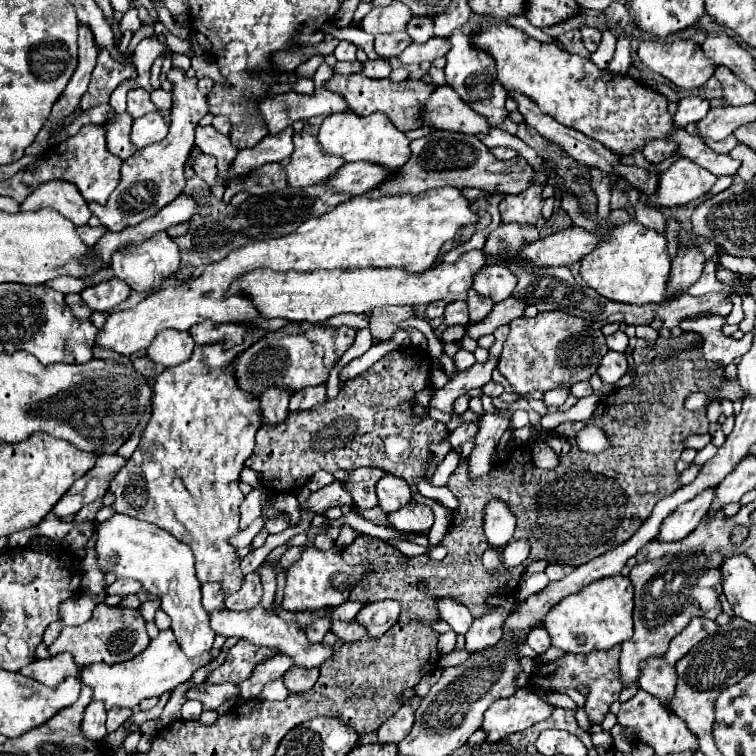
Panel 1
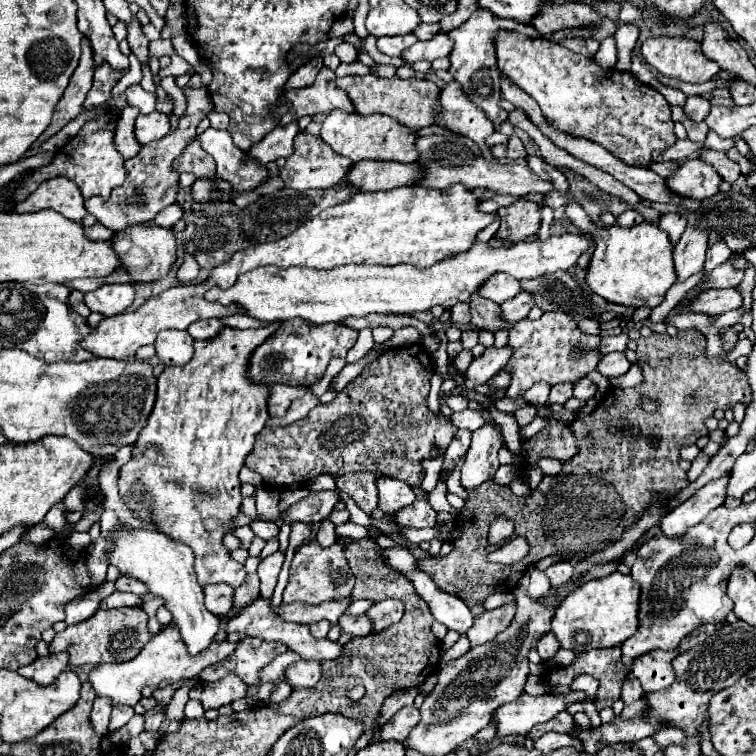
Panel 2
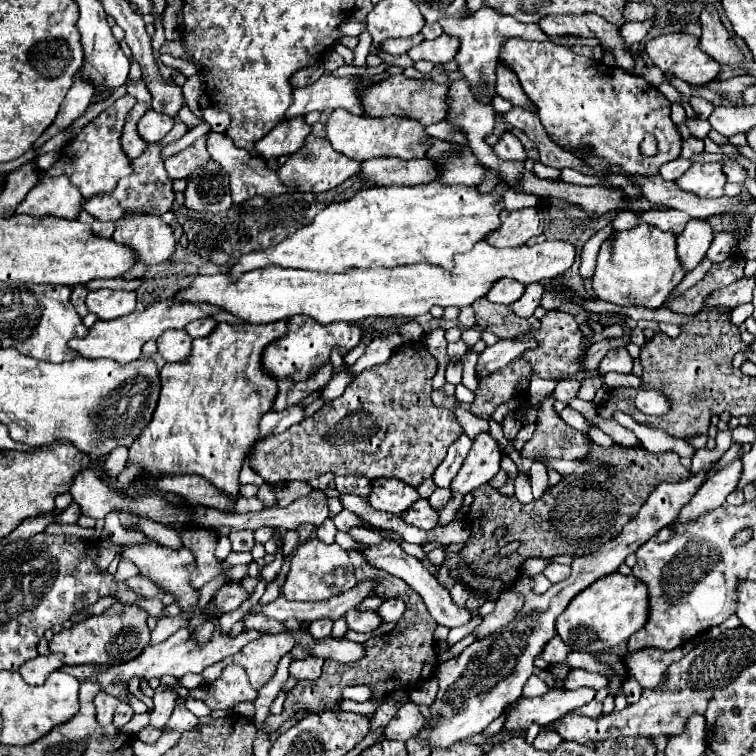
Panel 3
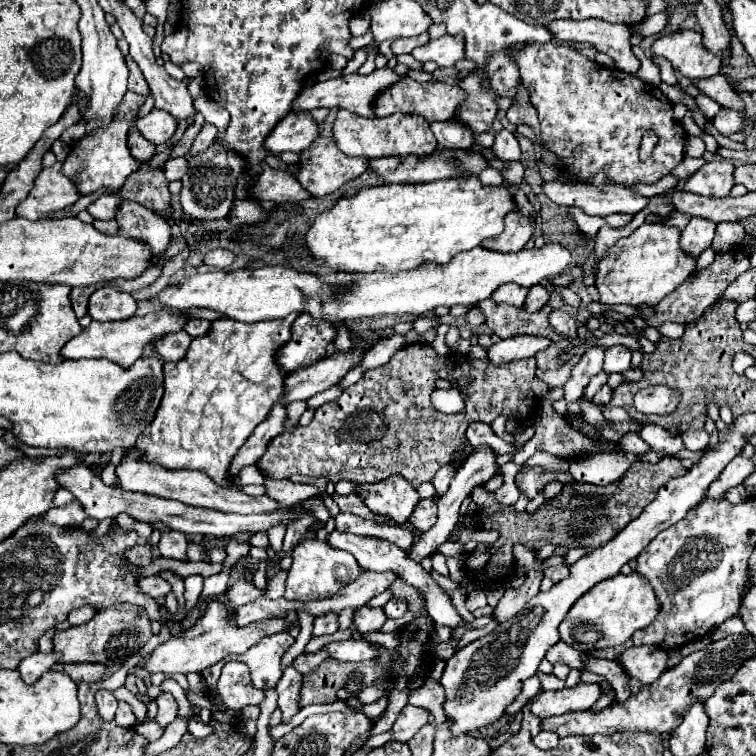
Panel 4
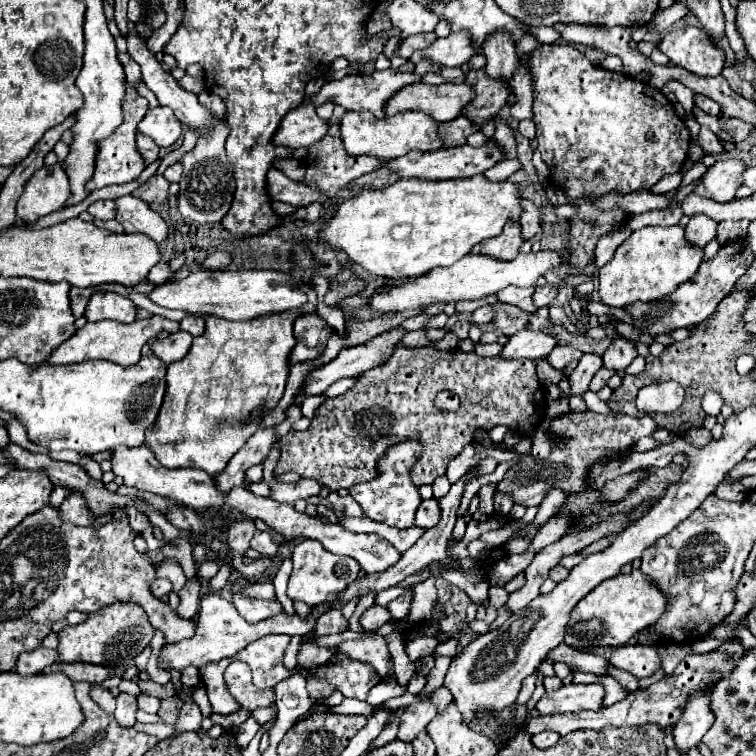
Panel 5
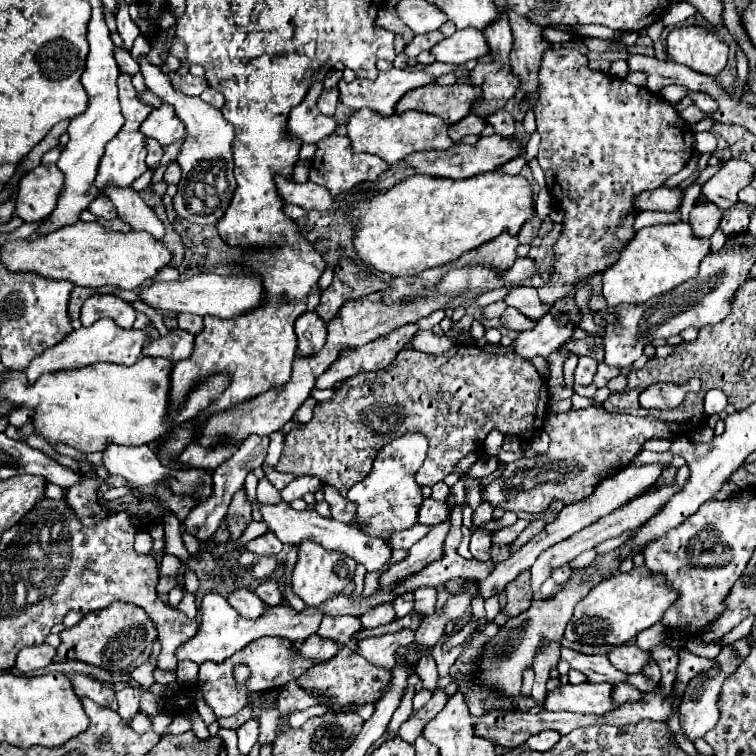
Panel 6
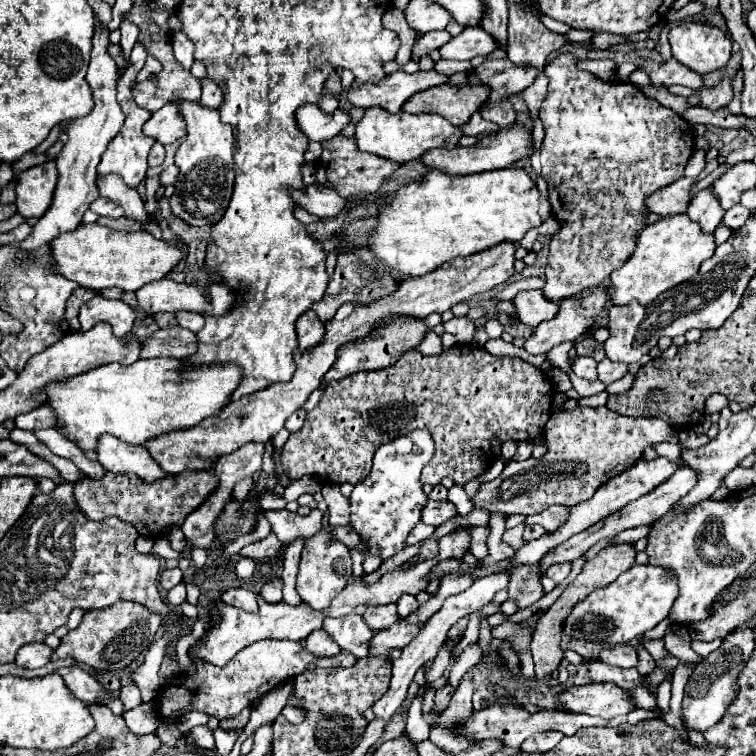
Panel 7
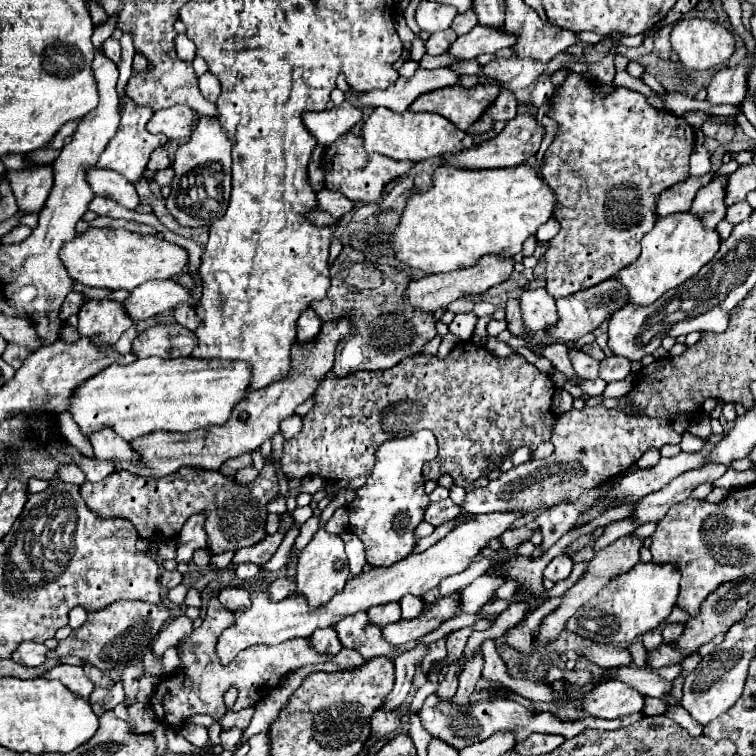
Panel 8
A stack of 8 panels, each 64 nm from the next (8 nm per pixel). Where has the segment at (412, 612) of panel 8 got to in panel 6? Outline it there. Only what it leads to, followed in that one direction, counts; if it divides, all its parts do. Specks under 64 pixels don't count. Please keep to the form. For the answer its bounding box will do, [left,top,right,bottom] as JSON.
[394,592,414,618]

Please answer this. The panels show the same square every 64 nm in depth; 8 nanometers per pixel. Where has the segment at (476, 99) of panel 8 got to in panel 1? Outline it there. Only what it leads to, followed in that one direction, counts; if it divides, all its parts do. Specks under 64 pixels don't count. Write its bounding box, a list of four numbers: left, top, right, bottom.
[326,74,436,130]

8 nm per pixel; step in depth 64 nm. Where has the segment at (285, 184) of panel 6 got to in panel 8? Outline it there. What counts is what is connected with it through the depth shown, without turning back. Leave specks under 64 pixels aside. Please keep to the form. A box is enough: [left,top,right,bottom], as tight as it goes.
[316,190,356,218]

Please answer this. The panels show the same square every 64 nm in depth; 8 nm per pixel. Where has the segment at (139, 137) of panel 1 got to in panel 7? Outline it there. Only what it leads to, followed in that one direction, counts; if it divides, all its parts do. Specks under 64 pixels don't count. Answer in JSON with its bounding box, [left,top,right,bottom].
[144,104,186,144]

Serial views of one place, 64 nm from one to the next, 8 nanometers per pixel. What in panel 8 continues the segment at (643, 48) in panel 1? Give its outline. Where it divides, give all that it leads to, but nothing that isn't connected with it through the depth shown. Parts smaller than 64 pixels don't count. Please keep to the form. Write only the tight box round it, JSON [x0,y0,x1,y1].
[672,18,734,70]

